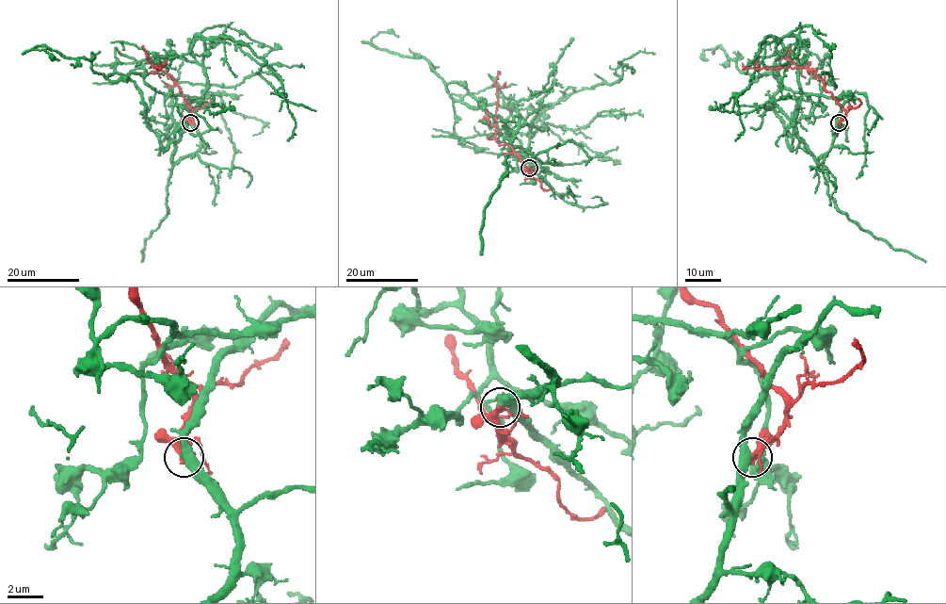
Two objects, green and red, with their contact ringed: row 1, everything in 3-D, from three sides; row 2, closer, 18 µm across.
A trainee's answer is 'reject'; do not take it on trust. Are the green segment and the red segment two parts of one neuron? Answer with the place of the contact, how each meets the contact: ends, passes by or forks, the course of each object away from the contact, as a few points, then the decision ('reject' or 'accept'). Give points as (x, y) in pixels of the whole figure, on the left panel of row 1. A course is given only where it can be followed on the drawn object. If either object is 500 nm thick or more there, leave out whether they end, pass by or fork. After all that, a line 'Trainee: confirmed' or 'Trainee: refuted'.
place (190, 122); green passes by; red ends; course green (190, 122), (200, 147), (173, 160), (181, 126), (165, 149), (115, 56), (197, 63); course red (190, 122), (192, 111), (175, 80), (155, 68), (159, 68), (159, 62); reject
Trainee: confirmed

